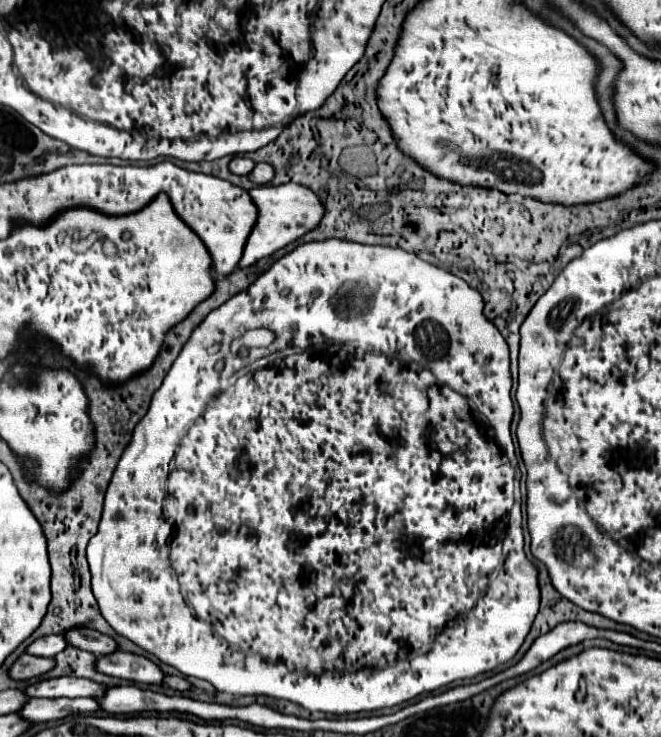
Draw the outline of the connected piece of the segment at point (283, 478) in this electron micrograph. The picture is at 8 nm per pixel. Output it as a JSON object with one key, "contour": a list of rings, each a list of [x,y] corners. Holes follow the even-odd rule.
{"contour":[[[326,239],[326,241],[298,245],[294,251],[290,251],[288,255],[278,259],[266,273],[262,273],[246,291],[242,291],[236,297],[232,297],[230,301],[226,301],[226,305],[222,305],[222,309],[216,309],[214,313],[210,313],[210,317],[206,317],[206,321],[202,321],[202,325],[198,325],[198,329],[194,329],[194,337],[190,337],[190,341],[184,345],[182,353],[178,355],[178,361],[174,361],[174,365],[170,367],[158,393],[154,393],[152,405],[150,405],[146,417],[142,417],[142,421],[138,423],[138,429],[134,429],[132,441],[124,449],[124,453],[118,461],[118,467],[114,471],[114,477],[110,479],[98,533],[88,541],[88,547],[86,547],[86,559],[90,565],[90,573],[92,573],[92,593],[100,605],[104,619],[110,623],[110,627],[118,635],[134,641],[144,651],[156,655],[162,663],[176,667],[180,673],[184,673],[188,677],[198,677],[198,679],[210,681],[218,691],[224,691],[230,695],[268,695],[268,697],[276,697],[276,699],[288,699],[288,701],[294,701],[294,703],[306,707],[308,711],[328,711],[328,713],[336,713],[336,715],[394,707],[394,705],[414,699],[420,693],[436,691],[458,679],[472,679],[480,673],[496,669],[502,663],[508,663],[520,649],[524,637],[528,635],[528,631],[534,623],[534,617],[536,617],[538,605],[540,605],[540,589],[538,589],[538,579],[536,579],[536,575],[538,575],[536,567],[526,559],[526,553],[524,553],[519,484],[515,486],[515,504],[512,507],[512,503],[514,503],[514,495],[512,495],[514,469],[510,469],[510,463],[517,466],[517,458],[512,437],[510,437],[514,405],[510,399],[512,385],[510,385],[508,345],[506,345],[504,337],[500,335],[500,331],[494,327],[494,323],[484,317],[482,309],[484,309],[482,295],[478,295],[464,279],[460,279],[436,265],[422,261],[414,253],[408,253],[408,251],[396,249],[396,247],[384,247],[384,245],[362,245],[362,243],[344,241],[344,239]],[[284,289],[288,291],[286,295],[282,295]],[[260,327],[264,327],[276,335],[276,339],[270,345],[270,353],[272,353],[270,359],[262,357],[264,363],[260,367],[256,367],[254,373],[250,373],[250,377],[242,375],[234,383],[234,389],[228,387],[228,389],[220,391],[220,383],[230,377],[230,365],[224,367],[222,371],[216,371],[216,363],[218,361],[230,363],[230,341],[236,337],[242,337],[250,329],[260,329]],[[216,343],[220,343],[220,349],[218,349],[218,353],[210,355],[208,349]],[[274,345],[290,345],[290,347],[298,347],[298,349],[292,349],[290,353],[274,353]],[[400,361],[406,361],[406,367],[400,367]]]}

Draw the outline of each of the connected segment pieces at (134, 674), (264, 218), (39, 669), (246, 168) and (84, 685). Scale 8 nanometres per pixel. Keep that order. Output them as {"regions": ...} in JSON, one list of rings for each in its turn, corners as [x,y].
{"regions":[[[[126,651],[112,653],[110,657],[98,657],[96,669],[112,677],[130,679],[138,683],[154,683],[154,685],[164,683],[164,673],[158,669],[158,665],[154,665],[150,659],[142,655],[134,655]]],[[[286,183],[278,187],[258,185],[250,191],[250,195],[254,197],[254,203],[258,205],[258,225],[254,225],[254,233],[250,233],[250,241],[246,243],[240,267],[250,267],[258,263],[260,259],[270,257],[274,251],[294,243],[302,235],[314,231],[326,213],[320,197],[308,187],[296,185],[296,183]]],[[[22,655],[10,669],[10,677],[14,679],[30,679],[44,675],[56,667],[56,661],[50,657],[34,657],[34,655]]],[[[236,157],[230,163],[230,171],[236,173],[236,175],[248,175],[254,169],[254,165],[256,163],[252,159],[248,159],[248,157]]],[[[56,677],[56,679],[44,679],[40,683],[34,683],[26,689],[30,697],[50,697],[50,699],[60,699],[60,697],[104,697],[108,685],[90,681],[90,679],[80,679],[80,677]]]]}

